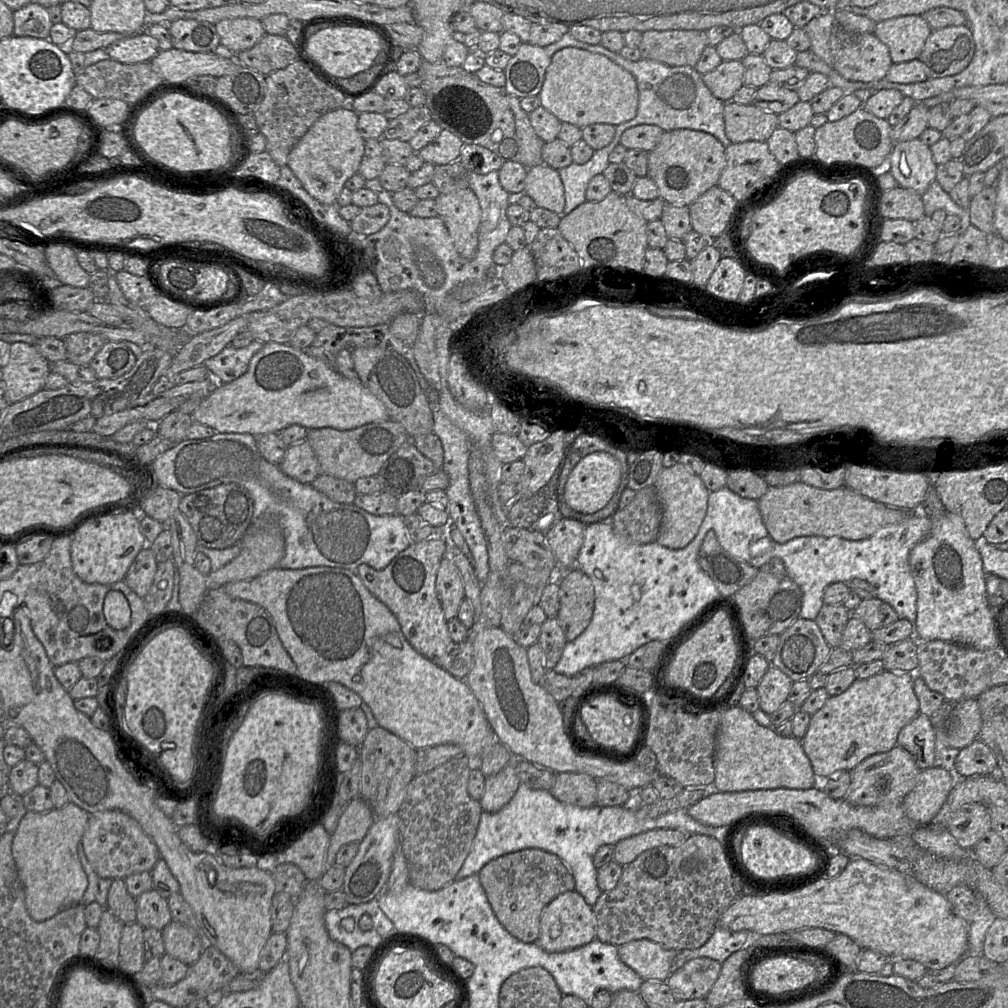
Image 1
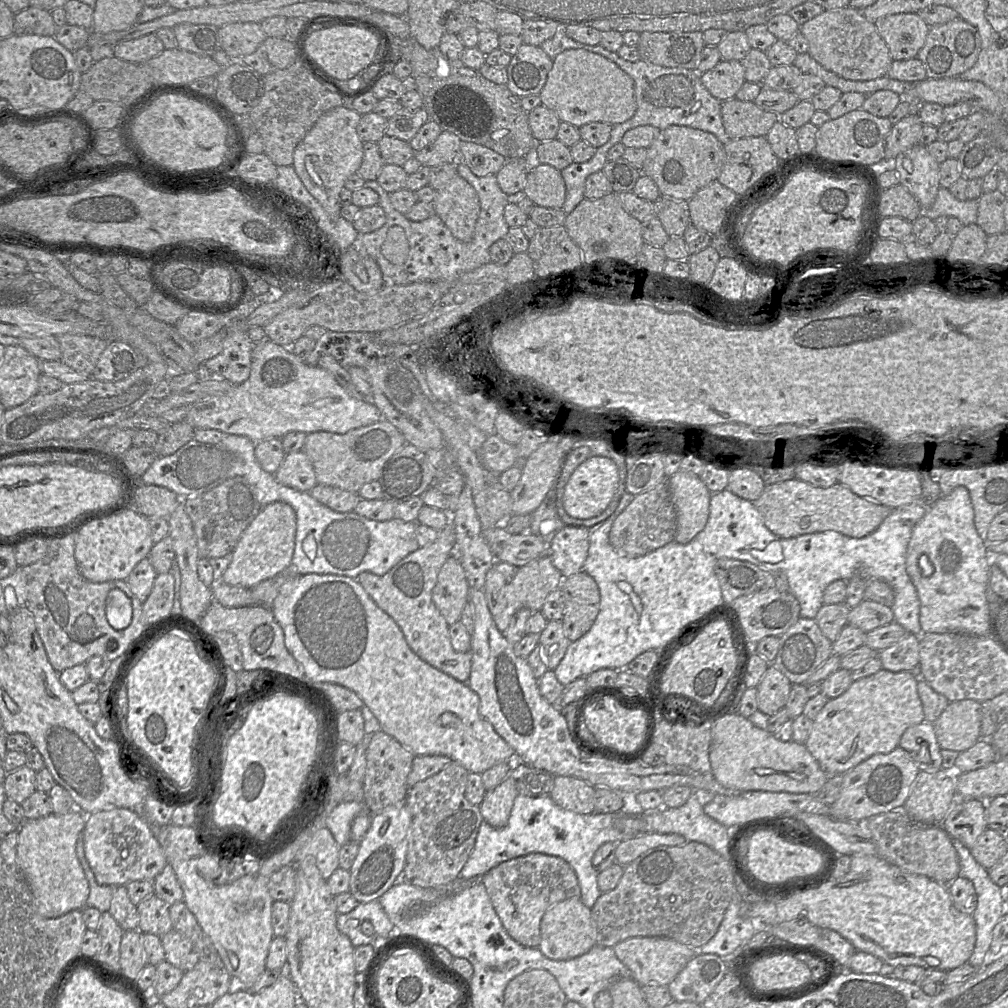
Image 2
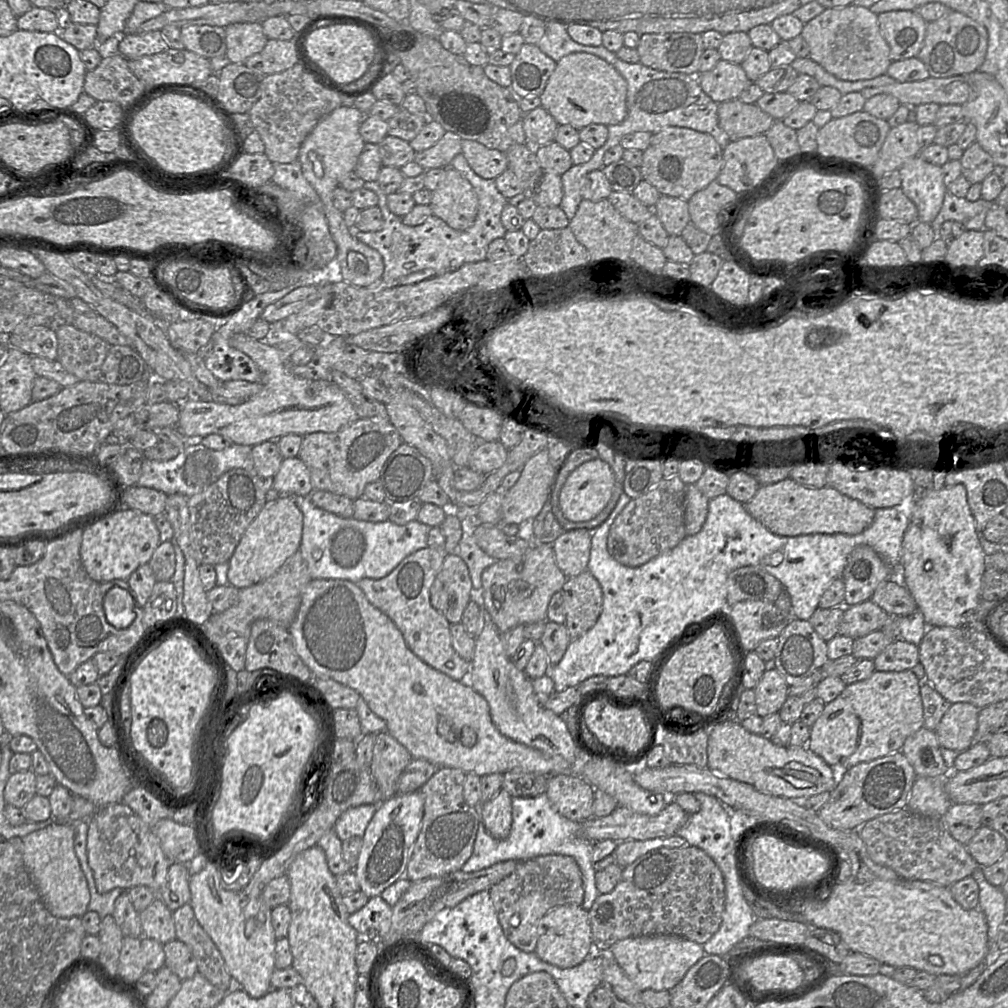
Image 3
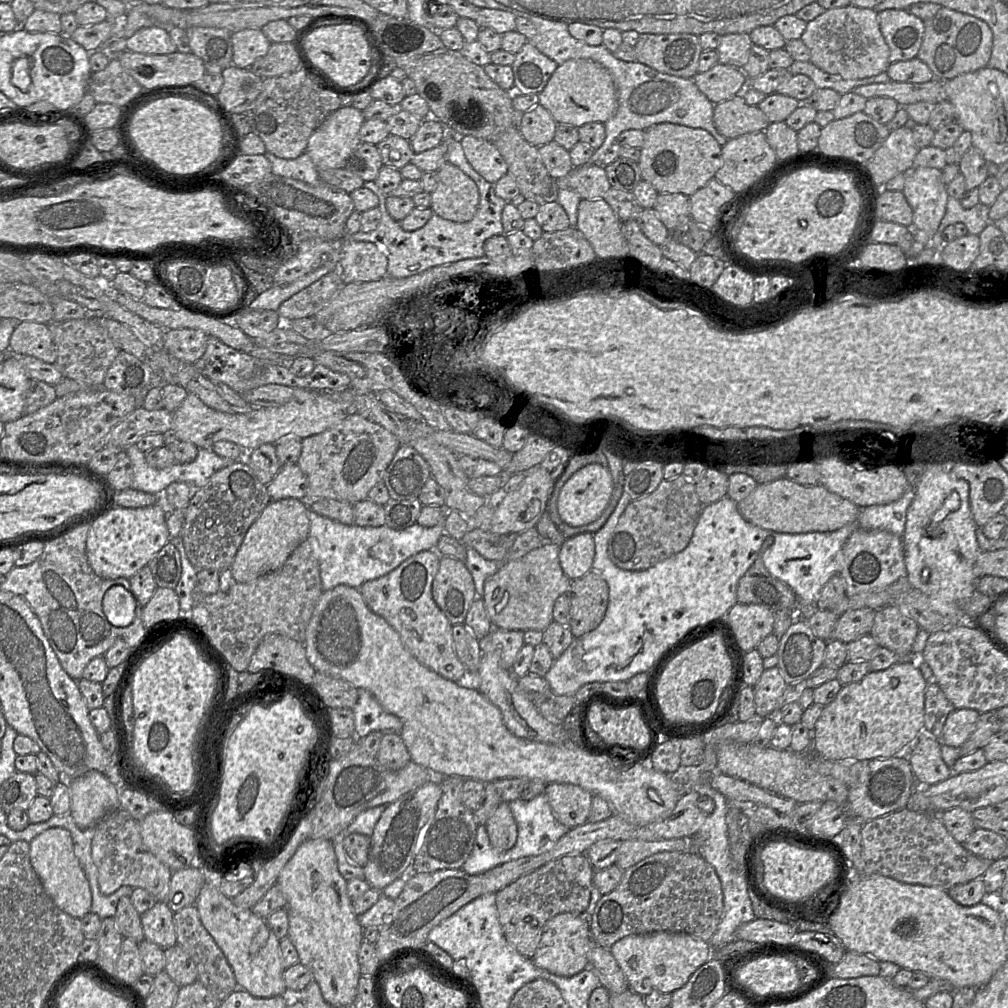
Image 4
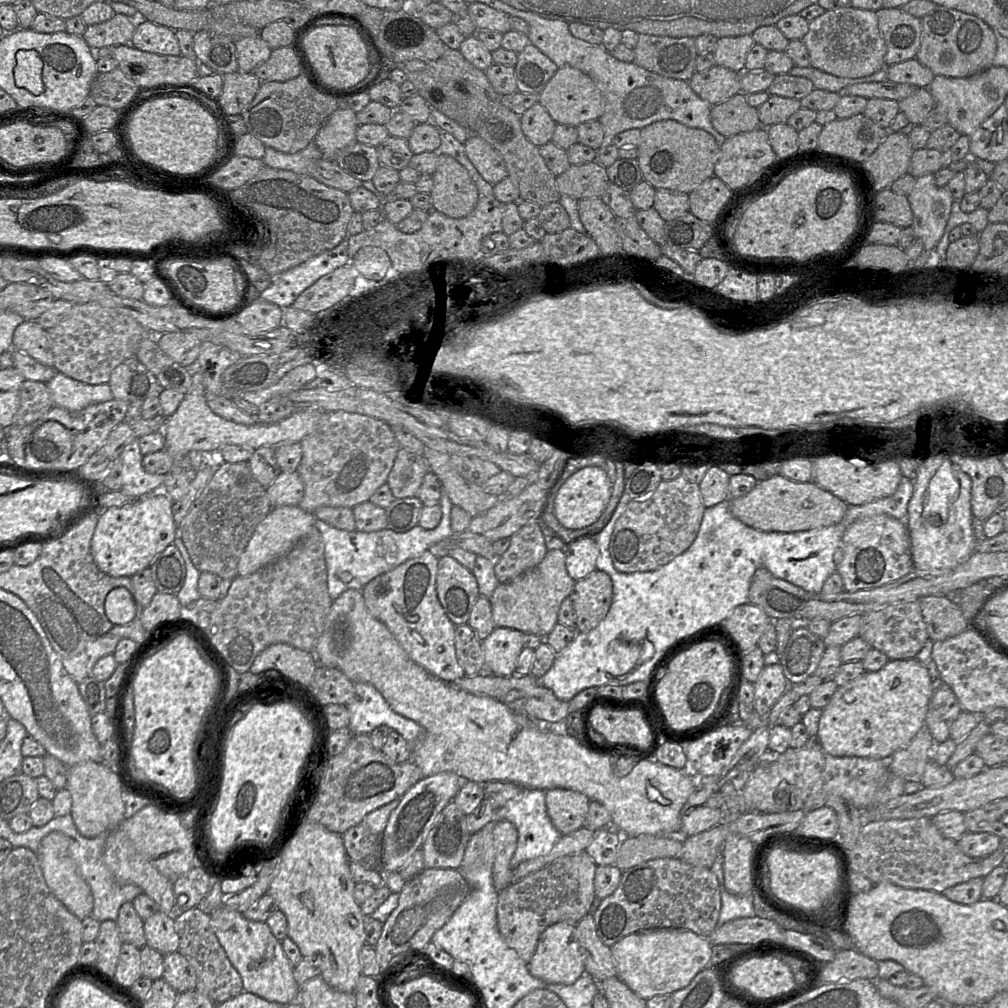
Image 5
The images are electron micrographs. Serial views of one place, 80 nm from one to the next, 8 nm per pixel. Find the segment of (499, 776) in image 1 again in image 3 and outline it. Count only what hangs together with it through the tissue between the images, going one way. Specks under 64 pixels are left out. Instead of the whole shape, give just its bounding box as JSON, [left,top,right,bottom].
[479,789,512,839]

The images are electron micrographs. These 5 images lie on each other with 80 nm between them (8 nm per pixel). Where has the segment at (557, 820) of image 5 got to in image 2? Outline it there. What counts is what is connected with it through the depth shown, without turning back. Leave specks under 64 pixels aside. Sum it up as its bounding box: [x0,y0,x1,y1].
[551,776,595,814]

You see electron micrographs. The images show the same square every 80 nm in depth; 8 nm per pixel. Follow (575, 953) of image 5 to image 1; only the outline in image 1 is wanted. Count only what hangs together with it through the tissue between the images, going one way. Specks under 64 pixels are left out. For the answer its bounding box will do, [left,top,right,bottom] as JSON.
[538,891,596,952]

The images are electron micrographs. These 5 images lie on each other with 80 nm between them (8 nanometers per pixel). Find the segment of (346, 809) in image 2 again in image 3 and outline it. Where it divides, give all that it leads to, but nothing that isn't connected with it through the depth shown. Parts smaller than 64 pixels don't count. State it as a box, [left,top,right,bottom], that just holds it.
[333,804,377,841]

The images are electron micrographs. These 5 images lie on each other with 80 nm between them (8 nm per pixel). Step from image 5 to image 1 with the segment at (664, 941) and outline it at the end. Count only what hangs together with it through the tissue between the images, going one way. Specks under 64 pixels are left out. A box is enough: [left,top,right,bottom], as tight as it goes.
[618,939,678,981]

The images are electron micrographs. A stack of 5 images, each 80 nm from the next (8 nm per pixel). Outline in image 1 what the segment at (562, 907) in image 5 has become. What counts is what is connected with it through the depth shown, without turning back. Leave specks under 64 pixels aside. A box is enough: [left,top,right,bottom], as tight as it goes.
[478,848,575,943]

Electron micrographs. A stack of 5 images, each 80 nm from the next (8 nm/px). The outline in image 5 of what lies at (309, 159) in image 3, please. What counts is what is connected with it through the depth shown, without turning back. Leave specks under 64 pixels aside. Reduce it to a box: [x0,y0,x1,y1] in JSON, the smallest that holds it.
[314,107,356,158]

